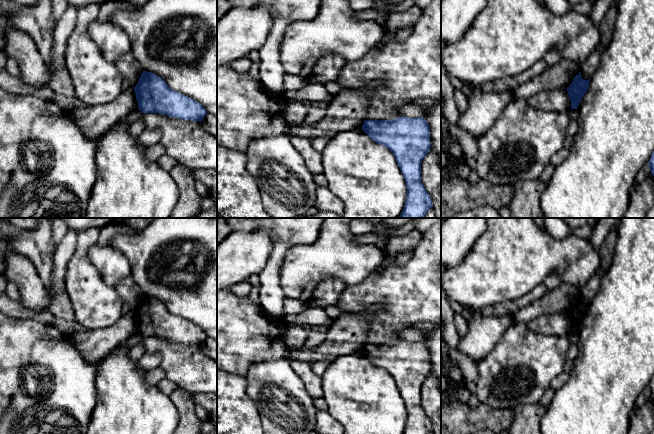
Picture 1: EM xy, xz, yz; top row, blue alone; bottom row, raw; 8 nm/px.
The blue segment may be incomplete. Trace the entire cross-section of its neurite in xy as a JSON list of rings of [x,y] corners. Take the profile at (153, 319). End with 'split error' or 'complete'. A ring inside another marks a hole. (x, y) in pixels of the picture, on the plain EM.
[[[143,295],[134,315],[141,337],[159,337],[182,344],[199,346],[207,338],[200,327],[172,314],[155,297]]]; complete

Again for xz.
[[[401,340],[391,344],[365,344],[362,354],[394,378],[406,405],[407,421],[403,434],[433,432],[431,421],[421,405],[421,387],[431,372],[425,342]]]; complete

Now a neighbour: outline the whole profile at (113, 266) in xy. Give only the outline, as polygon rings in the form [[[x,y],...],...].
[[[94,245],[88,251],[88,258],[99,271],[103,281],[114,288],[120,280],[132,275],[128,259],[112,246]]]

